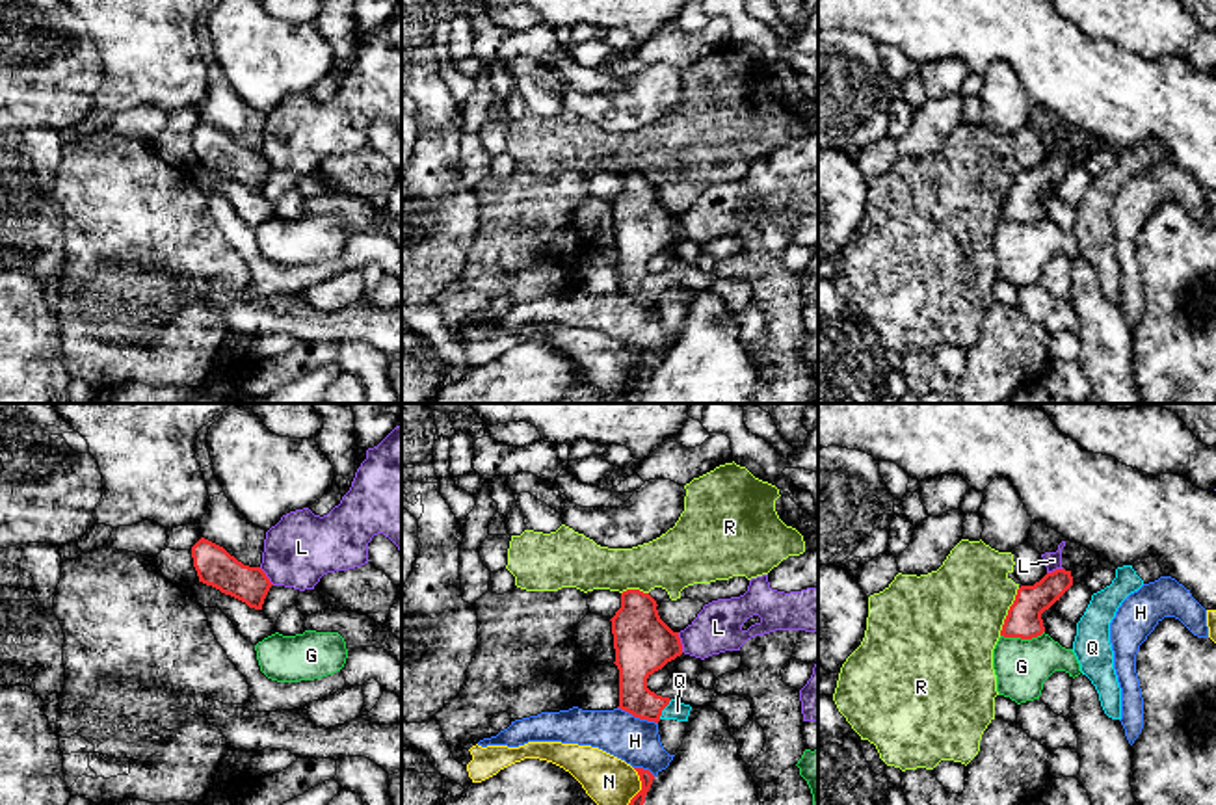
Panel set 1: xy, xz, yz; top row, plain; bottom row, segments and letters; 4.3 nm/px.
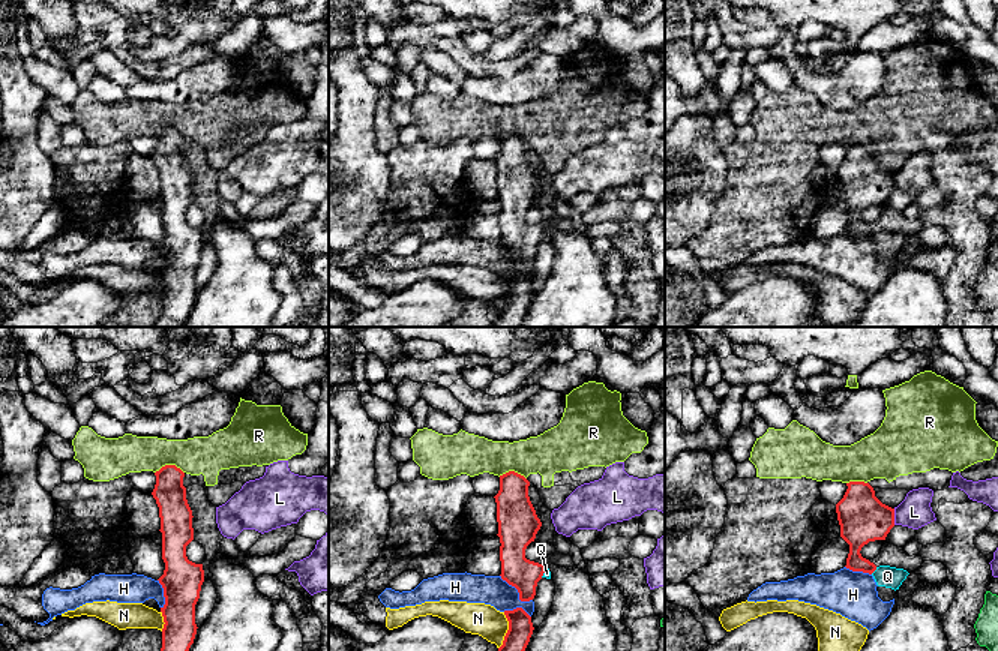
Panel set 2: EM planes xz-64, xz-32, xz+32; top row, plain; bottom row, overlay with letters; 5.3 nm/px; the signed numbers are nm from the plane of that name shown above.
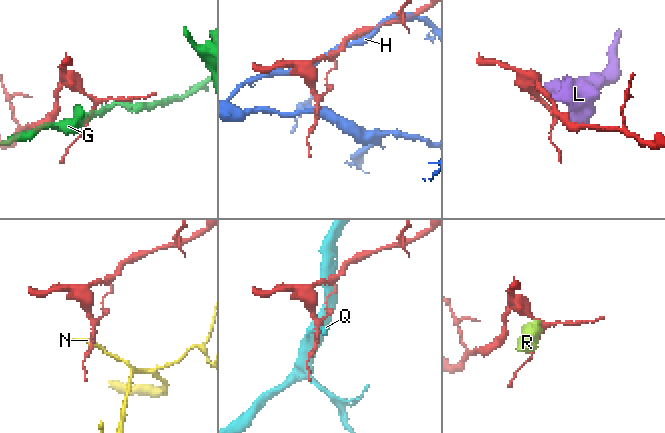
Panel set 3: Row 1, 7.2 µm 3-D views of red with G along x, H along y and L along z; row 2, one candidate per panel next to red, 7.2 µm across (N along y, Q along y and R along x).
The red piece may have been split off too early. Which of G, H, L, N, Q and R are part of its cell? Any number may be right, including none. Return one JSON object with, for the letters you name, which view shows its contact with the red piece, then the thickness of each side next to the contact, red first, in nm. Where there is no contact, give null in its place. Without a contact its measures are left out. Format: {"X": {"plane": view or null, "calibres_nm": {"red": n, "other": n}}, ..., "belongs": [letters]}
{"Q": {"plane": "xz", "calibres_nm": {"red": 190, "other": 80}}, "belongs": ["Q"]}

